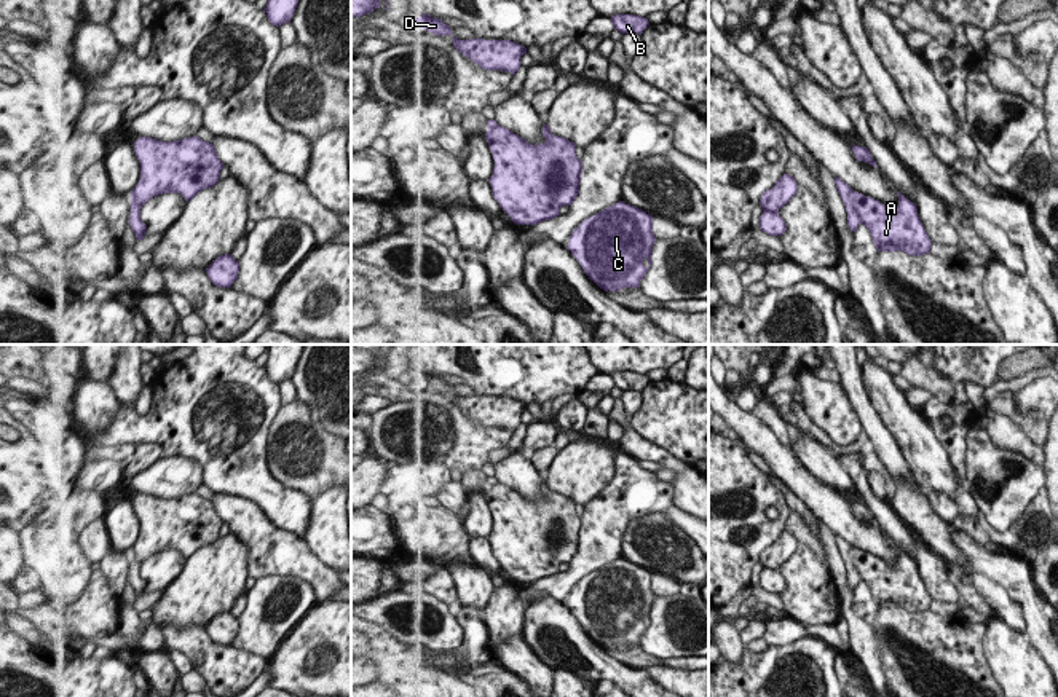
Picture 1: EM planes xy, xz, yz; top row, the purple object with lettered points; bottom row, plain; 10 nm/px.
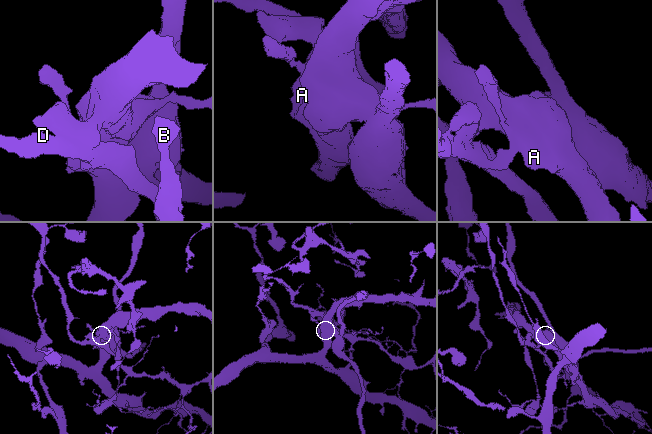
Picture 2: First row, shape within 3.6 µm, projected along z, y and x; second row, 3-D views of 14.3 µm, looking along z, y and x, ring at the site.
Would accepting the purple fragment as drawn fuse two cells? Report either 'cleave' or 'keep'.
cleave

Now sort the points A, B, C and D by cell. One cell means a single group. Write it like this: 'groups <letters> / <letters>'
groups A B / C D

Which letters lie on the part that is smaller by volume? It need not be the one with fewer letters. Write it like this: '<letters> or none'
C, D.

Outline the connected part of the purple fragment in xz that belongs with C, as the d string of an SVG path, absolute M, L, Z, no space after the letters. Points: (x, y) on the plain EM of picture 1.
M619 558L581 579L567 606L600 646L619 649L640 646L654 600L653 573Z

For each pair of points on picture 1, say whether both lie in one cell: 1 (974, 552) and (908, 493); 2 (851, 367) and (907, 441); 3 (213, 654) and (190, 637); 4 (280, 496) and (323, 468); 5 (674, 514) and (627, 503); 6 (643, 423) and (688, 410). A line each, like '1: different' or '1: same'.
1: different
2: different
3: same
4: different
5: different
6: same

